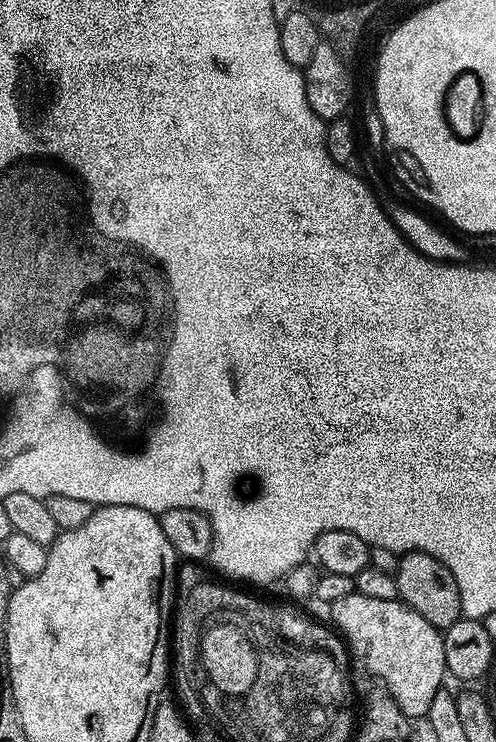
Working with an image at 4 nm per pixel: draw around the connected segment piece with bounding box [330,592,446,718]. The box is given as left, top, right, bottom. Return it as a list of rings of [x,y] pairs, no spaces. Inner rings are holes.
[[[357,592],[331,604],[330,612],[353,654],[364,663],[363,671],[387,688],[405,716],[427,717],[434,694],[441,692],[446,681],[446,654],[441,629],[430,626],[422,614],[403,602],[381,602],[379,598],[366,598]]]

